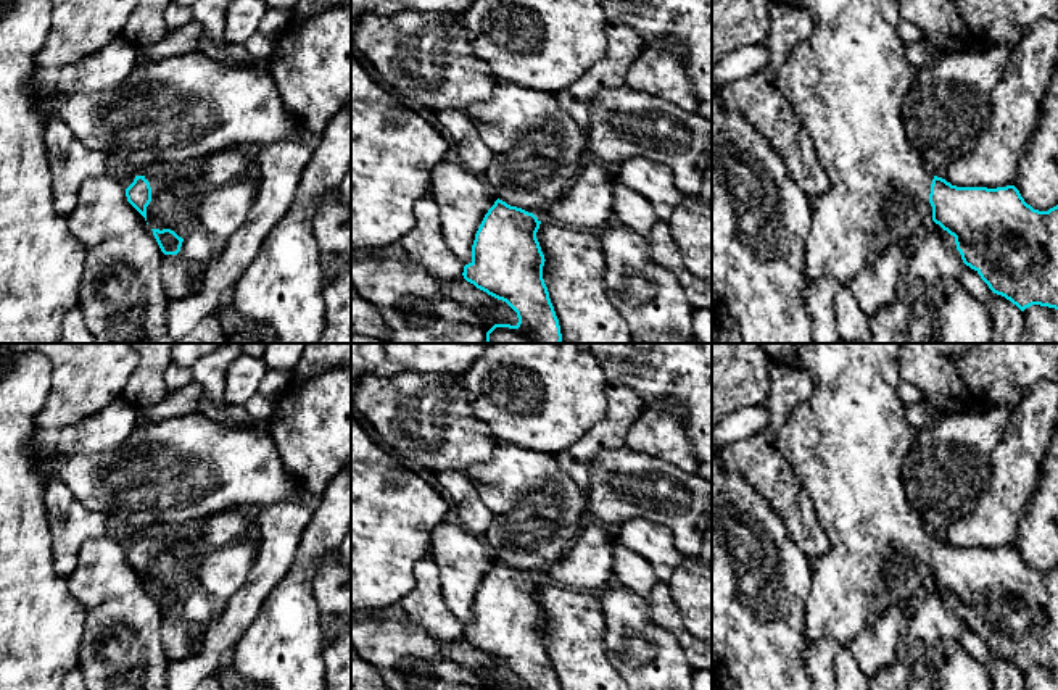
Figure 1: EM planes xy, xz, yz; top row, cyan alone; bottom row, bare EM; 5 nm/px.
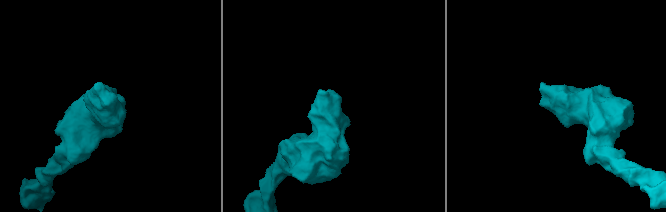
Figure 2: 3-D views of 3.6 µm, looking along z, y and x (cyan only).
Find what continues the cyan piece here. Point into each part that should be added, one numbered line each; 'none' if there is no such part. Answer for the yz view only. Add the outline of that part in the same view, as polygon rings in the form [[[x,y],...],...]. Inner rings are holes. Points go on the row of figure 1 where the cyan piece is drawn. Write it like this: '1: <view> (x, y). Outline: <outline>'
1: yz (847, 81). Outline: [[[802,0],[813,19],[813,34],[799,44],[779,66],[775,84],[791,103],[812,139],[829,187],[813,203],[813,224],[807,239],[804,276],[807,281],[833,279],[847,287],[855,276],[892,243],[908,253],[932,222],[929,203],[932,171],[910,145],[903,127],[903,98],[916,76],[897,34],[902,21],[899,0]]]

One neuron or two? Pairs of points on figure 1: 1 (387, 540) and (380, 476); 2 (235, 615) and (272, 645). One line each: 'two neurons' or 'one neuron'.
1: one neuron
2: two neurons

